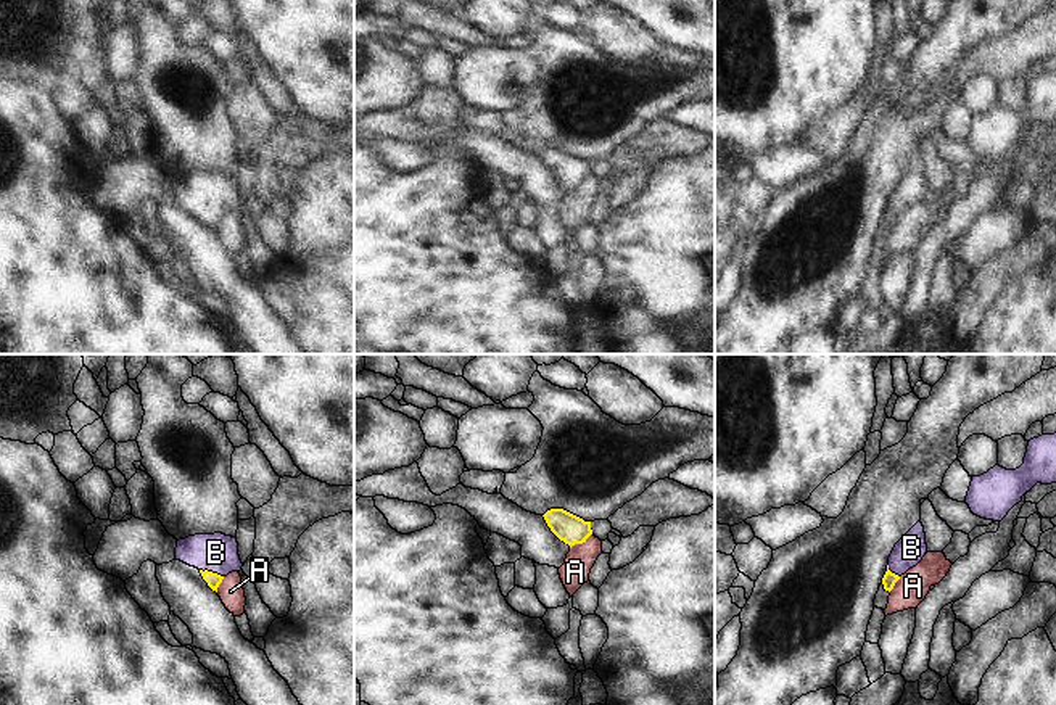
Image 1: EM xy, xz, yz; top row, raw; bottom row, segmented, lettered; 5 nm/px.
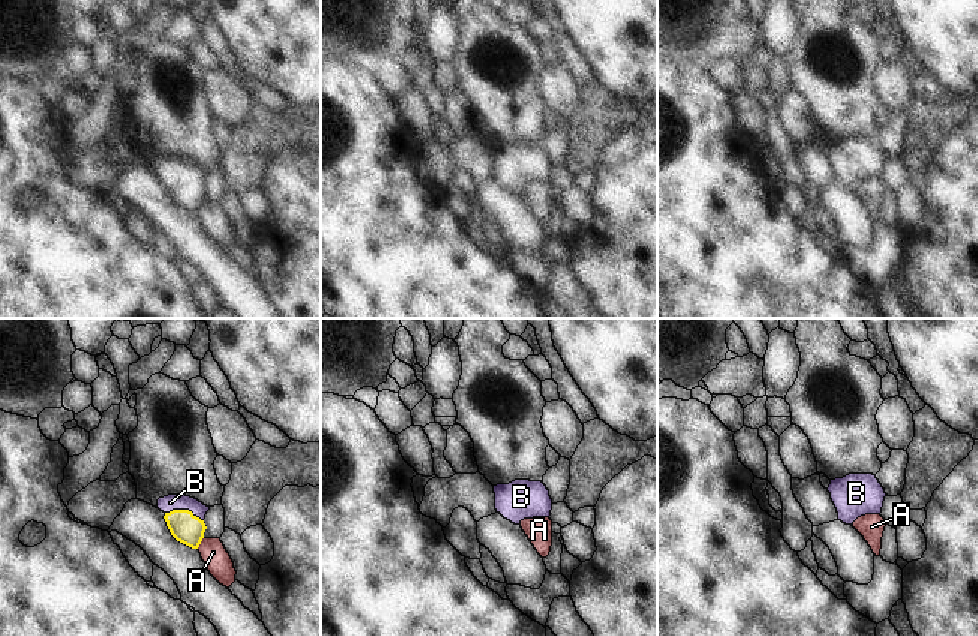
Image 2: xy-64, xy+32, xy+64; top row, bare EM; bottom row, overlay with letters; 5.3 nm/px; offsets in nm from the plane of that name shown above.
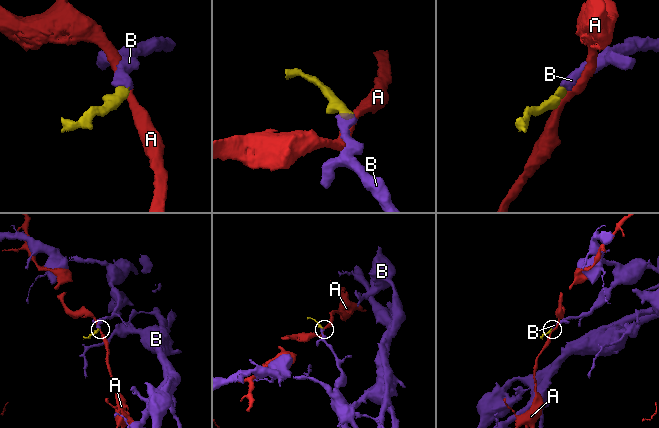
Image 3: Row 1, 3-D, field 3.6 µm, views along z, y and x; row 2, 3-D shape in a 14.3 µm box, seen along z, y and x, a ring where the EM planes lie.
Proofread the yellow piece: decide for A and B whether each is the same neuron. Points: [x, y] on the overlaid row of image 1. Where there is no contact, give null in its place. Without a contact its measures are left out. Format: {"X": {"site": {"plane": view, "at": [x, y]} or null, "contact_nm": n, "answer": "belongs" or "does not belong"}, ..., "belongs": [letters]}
{"A": {"site": {"plane": "xz", "at": [580, 543]}, "contact_nm": 130, "answer": "does not belong"}, "B": {"site": {"plane": "xy", "at": [211, 572]}, "contact_nm": 130, "answer": "belongs"}, "belongs": ["B"]}

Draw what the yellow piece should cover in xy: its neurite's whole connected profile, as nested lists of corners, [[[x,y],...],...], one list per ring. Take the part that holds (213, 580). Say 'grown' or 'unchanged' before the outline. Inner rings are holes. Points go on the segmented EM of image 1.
grown | [[[222,533],[195,534],[179,539],[175,560],[198,568],[203,579],[216,592],[229,573],[240,571],[243,567],[237,538]]]

